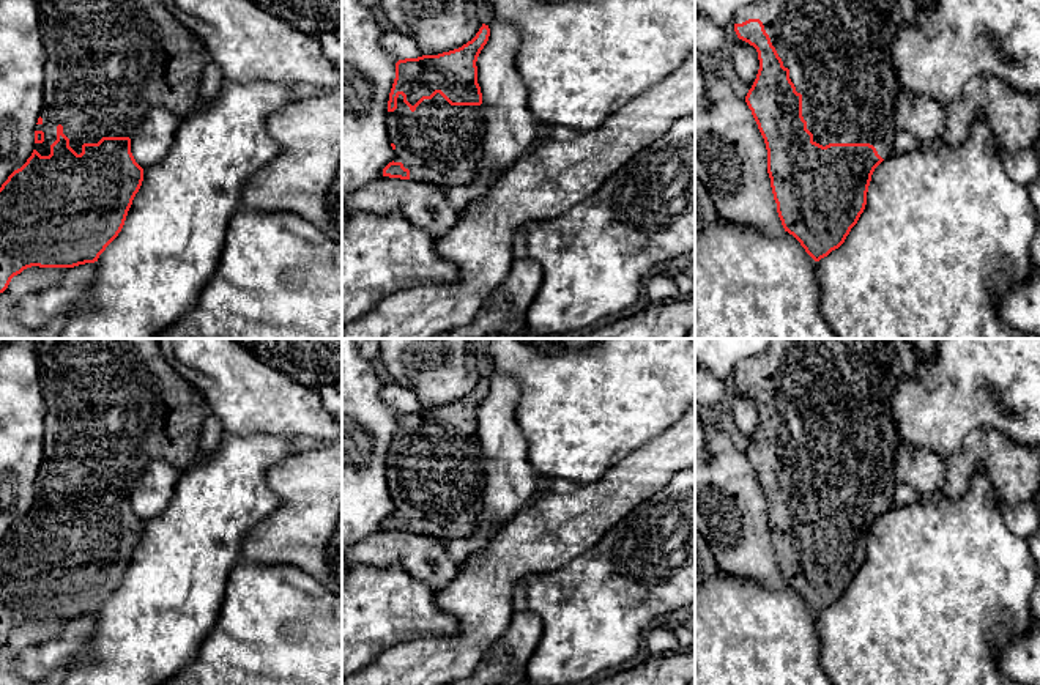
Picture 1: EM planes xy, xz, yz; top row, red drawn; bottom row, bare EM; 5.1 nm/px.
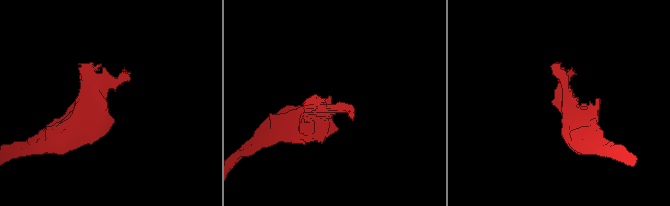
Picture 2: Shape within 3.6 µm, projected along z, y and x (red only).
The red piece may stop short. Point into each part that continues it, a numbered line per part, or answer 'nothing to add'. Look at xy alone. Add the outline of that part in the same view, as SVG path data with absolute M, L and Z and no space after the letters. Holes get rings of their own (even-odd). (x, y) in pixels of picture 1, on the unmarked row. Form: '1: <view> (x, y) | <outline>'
1: xy (112, 403) | M28 339L36 343L39 380L47 405L43 431L41 477L44 494L35 502L50 507L57 493L57 479L69 491L69 499L80 507L84 496L98 496L102 490L129 490L150 460L164 460L180 472L200 455L200 433L211 416L205 397L191 386L164 357L158 339Z

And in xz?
1: xz (440, 496) | M440 446L424 452L414 465L397 450L397 461L386 465L389 494L396 498L394 515L410 523L411 534L444 540L460 540L473 535L482 510L485 490L484 458L451 458Z

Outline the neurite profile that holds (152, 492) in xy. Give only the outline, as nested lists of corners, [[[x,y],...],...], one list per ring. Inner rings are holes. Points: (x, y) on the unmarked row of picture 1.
[[[150,460],[131,485],[131,505],[145,523],[161,515],[175,496],[180,471],[164,460]]]

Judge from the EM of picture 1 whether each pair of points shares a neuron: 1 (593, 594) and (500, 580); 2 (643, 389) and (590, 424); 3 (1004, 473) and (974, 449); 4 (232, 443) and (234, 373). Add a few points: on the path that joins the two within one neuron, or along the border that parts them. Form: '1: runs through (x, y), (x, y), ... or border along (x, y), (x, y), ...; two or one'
1: border along (550, 570), (527, 573), (516, 583), (514, 610); two
2: runs through (631, 389), (624, 389), (602, 411); one
3: runs through (996, 465), (982, 451); one
4: border along (226, 432), (238, 435), (270, 433); two

